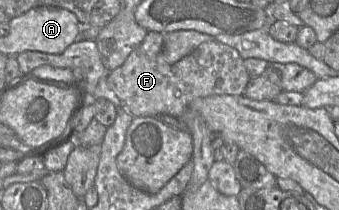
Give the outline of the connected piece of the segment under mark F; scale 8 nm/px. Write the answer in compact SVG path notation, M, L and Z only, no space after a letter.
M148 31L123 65L108 73L107 84L123 102L123 108L133 117L159 118L169 114L185 124L193 140L193 172L186 192L194 192L208 180L215 161L210 143L212 131L202 115L190 108L190 103L196 98L211 95L243 95L250 76L238 51L216 39L202 43L172 65L165 61L162 49L163 34Z

